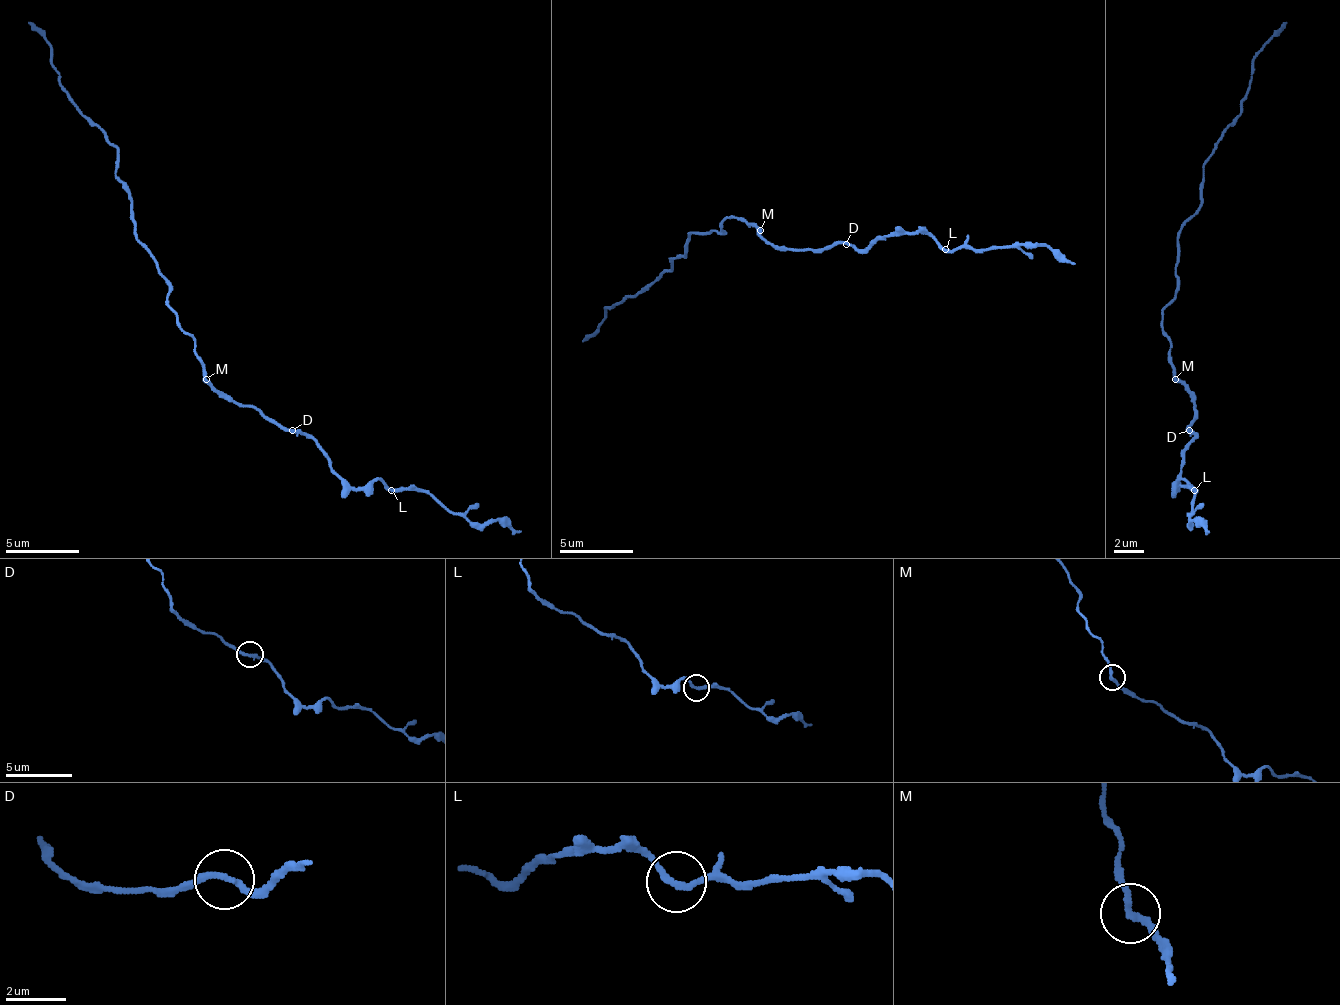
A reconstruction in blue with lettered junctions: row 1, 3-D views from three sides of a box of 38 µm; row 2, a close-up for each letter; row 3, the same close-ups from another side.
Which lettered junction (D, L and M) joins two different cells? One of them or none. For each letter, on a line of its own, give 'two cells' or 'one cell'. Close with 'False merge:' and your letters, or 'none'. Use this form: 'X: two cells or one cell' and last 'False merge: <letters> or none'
D: one cell
L: one cell
M: one cell
False merge: none

